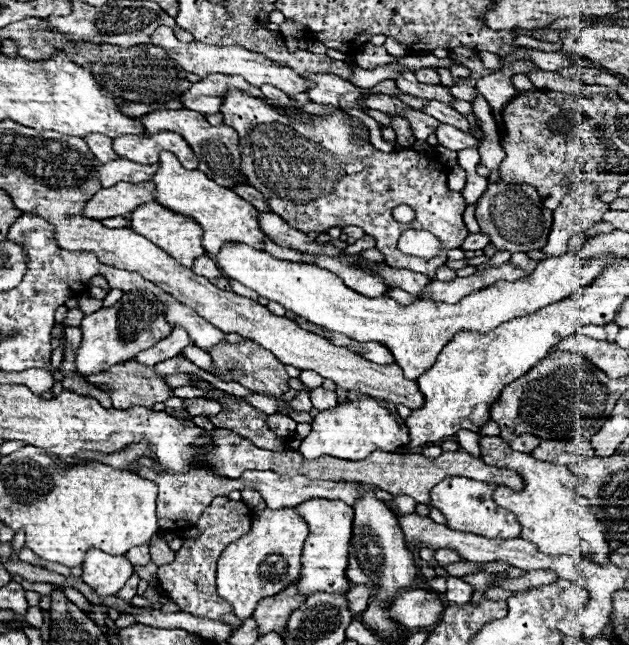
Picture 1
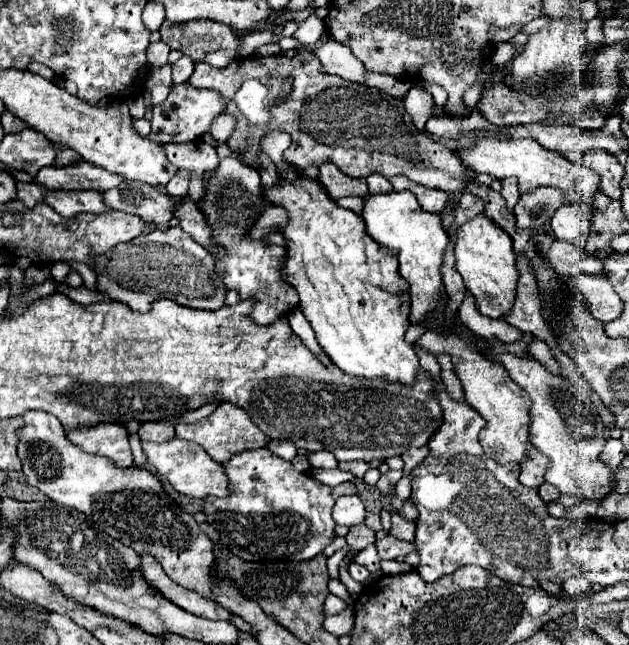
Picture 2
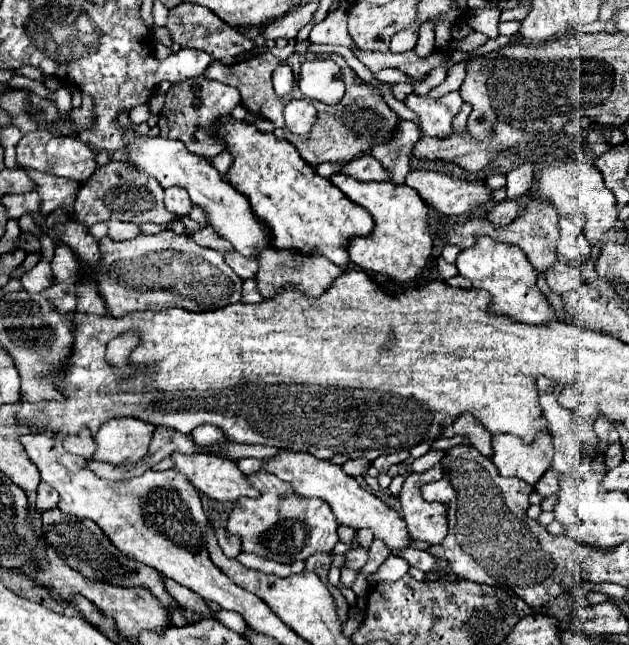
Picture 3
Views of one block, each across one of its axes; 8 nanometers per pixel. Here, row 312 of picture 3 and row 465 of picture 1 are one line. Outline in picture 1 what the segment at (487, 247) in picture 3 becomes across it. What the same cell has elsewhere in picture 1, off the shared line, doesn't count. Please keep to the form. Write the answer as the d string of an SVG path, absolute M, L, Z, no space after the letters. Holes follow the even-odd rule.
M484 436L480 442L482 460L490 466L518 470L524 478L524 490L514 492L504 486L496 486L496 504L506 508L518 516L522 524L522 538L532 542L540 552L548 556L564 556L564 554L582 554L592 562L606 564L610 558L610 548L606 542L606 528L596 520L596 514L588 508L588 500L580 498L576 488L580 484L578 476L574 476L564 466L554 466L542 460L532 458L524 452L510 450L508 442L500 436Z

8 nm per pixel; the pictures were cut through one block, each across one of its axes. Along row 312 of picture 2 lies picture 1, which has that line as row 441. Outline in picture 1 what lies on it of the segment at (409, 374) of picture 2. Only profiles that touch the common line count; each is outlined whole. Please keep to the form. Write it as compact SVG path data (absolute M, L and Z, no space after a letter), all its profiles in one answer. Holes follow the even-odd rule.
M364 396L362 400L336 404L336 408L322 410L318 416L314 416L312 432L304 438L300 446L300 454L306 460L316 460L322 454L342 460L364 460L374 450L398 452L408 442L410 442L408 428L404 420L398 416L396 404Z

